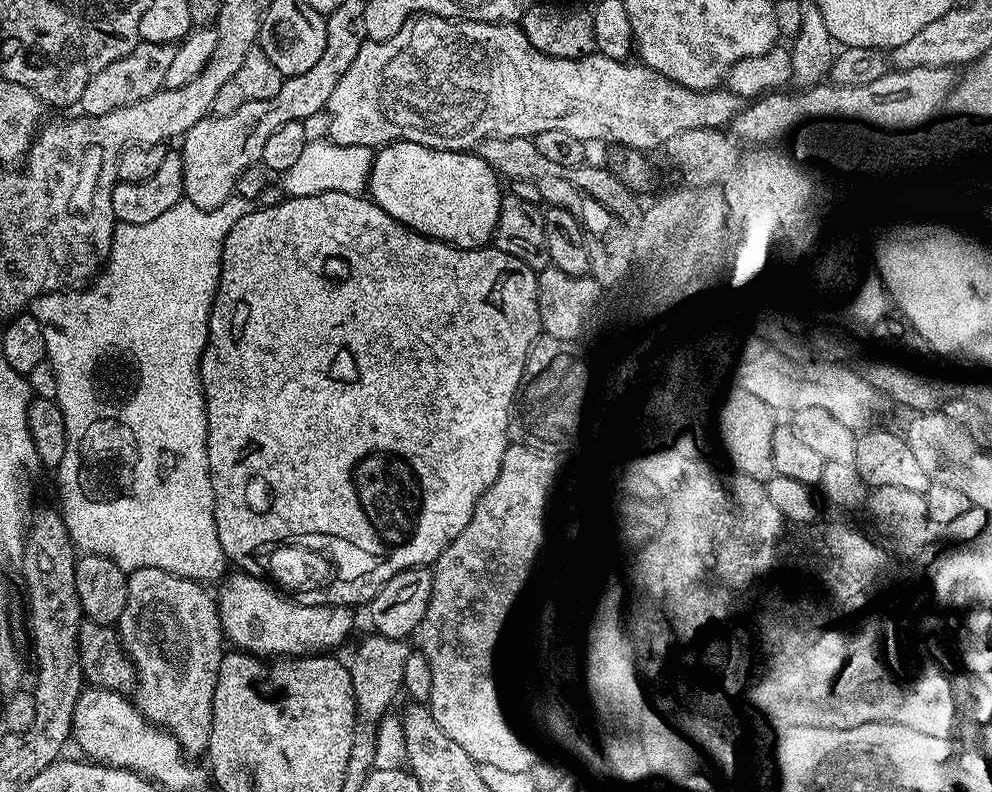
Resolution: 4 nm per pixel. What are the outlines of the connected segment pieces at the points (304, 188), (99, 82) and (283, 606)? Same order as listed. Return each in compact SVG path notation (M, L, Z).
M331 138L323 139L309 139L302 152L298 154L298 160L282 173L282 180L284 180L282 188L289 197L313 196L323 192L360 194L365 191L368 174L372 170L373 149L367 144L342 146L336 144Z
M137 43L134 51L110 62L108 66L98 70L98 74L94 74L90 82L86 82L86 90L82 90L82 98L78 105L79 111L86 116L108 114L110 110L133 104L161 91L164 88L164 71L168 69L170 62L174 62L176 50L176 44Z
M239 570L223 577L219 585L220 596L215 597L216 610L220 614L220 630L225 641L228 640L233 649L243 650L253 656L261 658L295 658L298 656L314 656L328 654L343 642L348 631L352 628L352 616L347 607L333 606L331 604L314 604L303 602L295 604L295 599L281 594L266 586L265 581L258 576L250 576L247 572Z

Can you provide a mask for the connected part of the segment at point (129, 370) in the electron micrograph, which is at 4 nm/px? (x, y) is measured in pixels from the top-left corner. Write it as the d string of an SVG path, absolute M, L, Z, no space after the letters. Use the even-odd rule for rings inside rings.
M235 194L214 210L202 210L181 198L164 214L158 214L158 218L150 218L150 222L117 223L112 232L112 248L102 271L91 281L90 286L73 291L76 293L72 296L72 304L36 302L31 305L31 315L42 326L47 363L51 364L56 375L55 401L62 410L66 432L66 451L56 469L60 498L58 510L68 536L77 549L89 555L108 557L125 572L142 568L162 569L197 582L219 581L225 575L226 557L218 542L212 479L208 469L208 423L204 409L204 391L200 385L200 359L208 341L208 323L212 313L212 299L216 296L216 287L220 281L220 252L224 248L224 239L230 234L234 222L253 211L253 208L253 201Z

